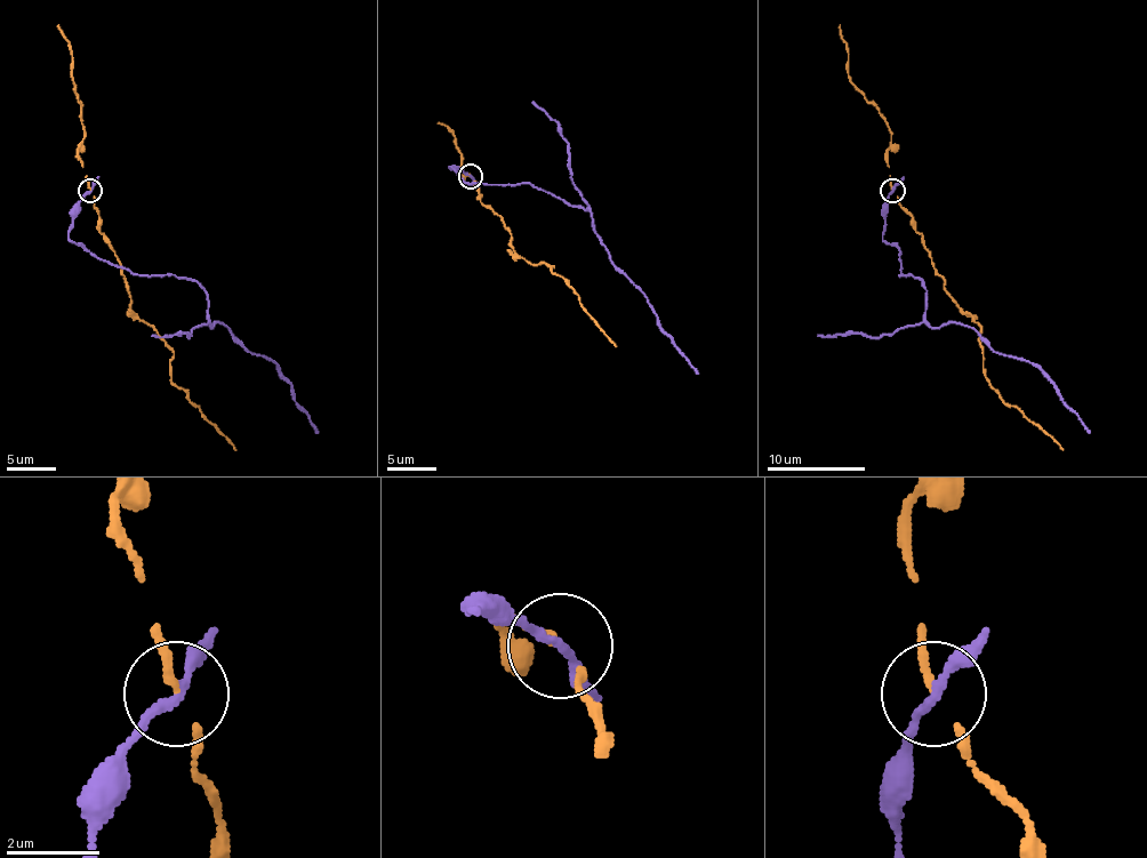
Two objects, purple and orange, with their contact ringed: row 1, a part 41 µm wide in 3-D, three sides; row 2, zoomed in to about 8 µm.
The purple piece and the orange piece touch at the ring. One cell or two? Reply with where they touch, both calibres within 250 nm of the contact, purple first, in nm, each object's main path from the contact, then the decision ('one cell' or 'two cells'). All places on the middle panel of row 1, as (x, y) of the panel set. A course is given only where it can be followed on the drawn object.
at (471, 176); 180 nm thick on the purple side, 120 nm on the other; purple runs (470, 175), (448, 166), (467, 183), (531, 183), (587, 209), (602, 243), (698, 374); orange runs (470, 175), (480, 200), (502, 217), (512, 247), (527, 261), (553, 266), (551, 271), (568, 283), (617, 346); two cells

